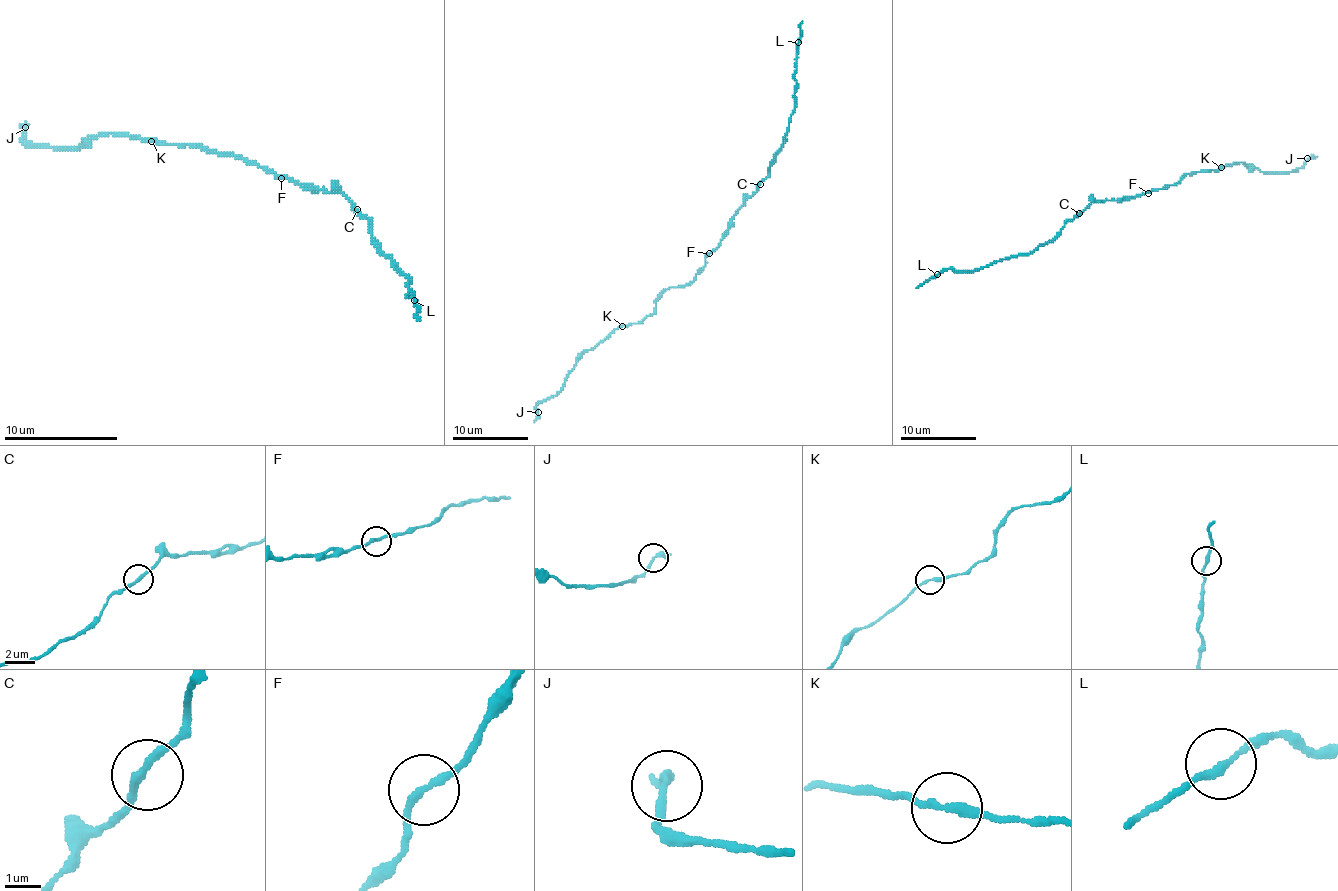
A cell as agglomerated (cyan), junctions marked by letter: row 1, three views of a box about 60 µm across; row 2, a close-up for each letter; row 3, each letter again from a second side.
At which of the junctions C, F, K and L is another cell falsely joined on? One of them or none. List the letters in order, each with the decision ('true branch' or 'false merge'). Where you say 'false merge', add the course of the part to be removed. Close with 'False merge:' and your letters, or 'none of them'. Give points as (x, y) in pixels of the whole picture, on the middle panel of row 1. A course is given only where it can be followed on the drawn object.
C: true branch
F: true branch
K: true branch
L: true branch
False merge: none of them

